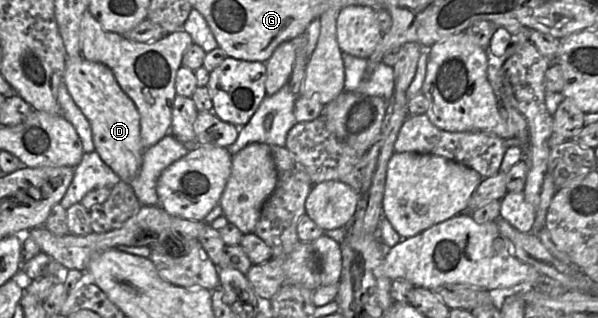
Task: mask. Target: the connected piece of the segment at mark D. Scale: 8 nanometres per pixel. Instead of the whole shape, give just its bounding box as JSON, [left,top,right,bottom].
[63,56,145,183]

